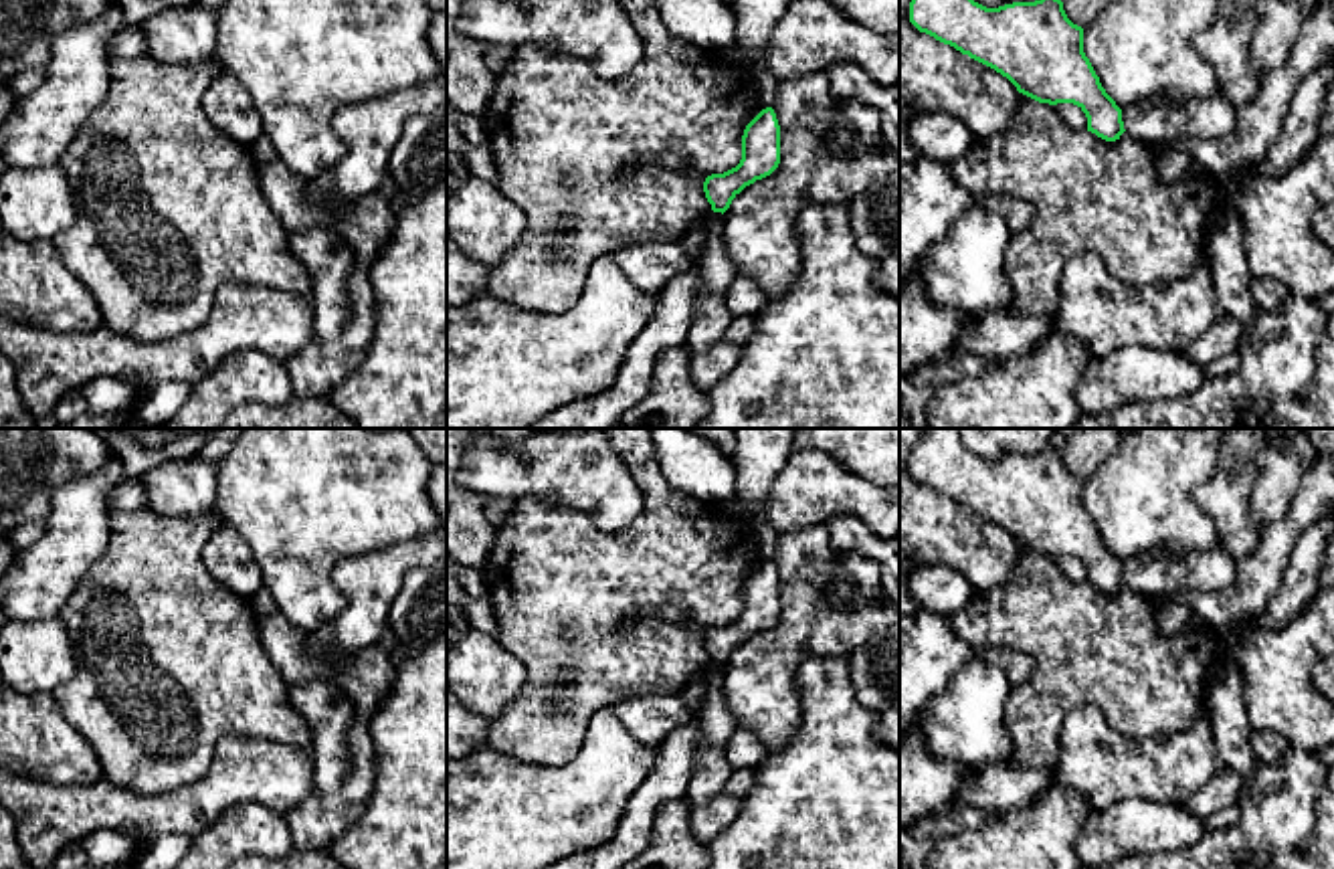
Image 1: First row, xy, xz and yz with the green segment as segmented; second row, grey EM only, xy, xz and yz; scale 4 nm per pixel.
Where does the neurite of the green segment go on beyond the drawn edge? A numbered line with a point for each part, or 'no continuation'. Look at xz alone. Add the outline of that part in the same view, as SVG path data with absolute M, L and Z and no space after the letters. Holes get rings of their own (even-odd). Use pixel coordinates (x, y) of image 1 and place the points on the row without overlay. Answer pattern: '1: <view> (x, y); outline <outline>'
no continuation

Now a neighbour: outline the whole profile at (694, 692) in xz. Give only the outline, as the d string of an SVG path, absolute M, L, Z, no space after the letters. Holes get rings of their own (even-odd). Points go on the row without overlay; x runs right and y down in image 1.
M709 663L703 671L699 671L691 681L687 681L677 693L683 697L699 715L703 711L707 699L707 687L711 681L713 663Z

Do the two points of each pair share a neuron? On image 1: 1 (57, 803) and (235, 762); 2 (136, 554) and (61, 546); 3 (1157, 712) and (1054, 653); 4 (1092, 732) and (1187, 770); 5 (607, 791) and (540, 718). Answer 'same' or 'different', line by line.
1: same
2: different
3: same
4: same
5: different

